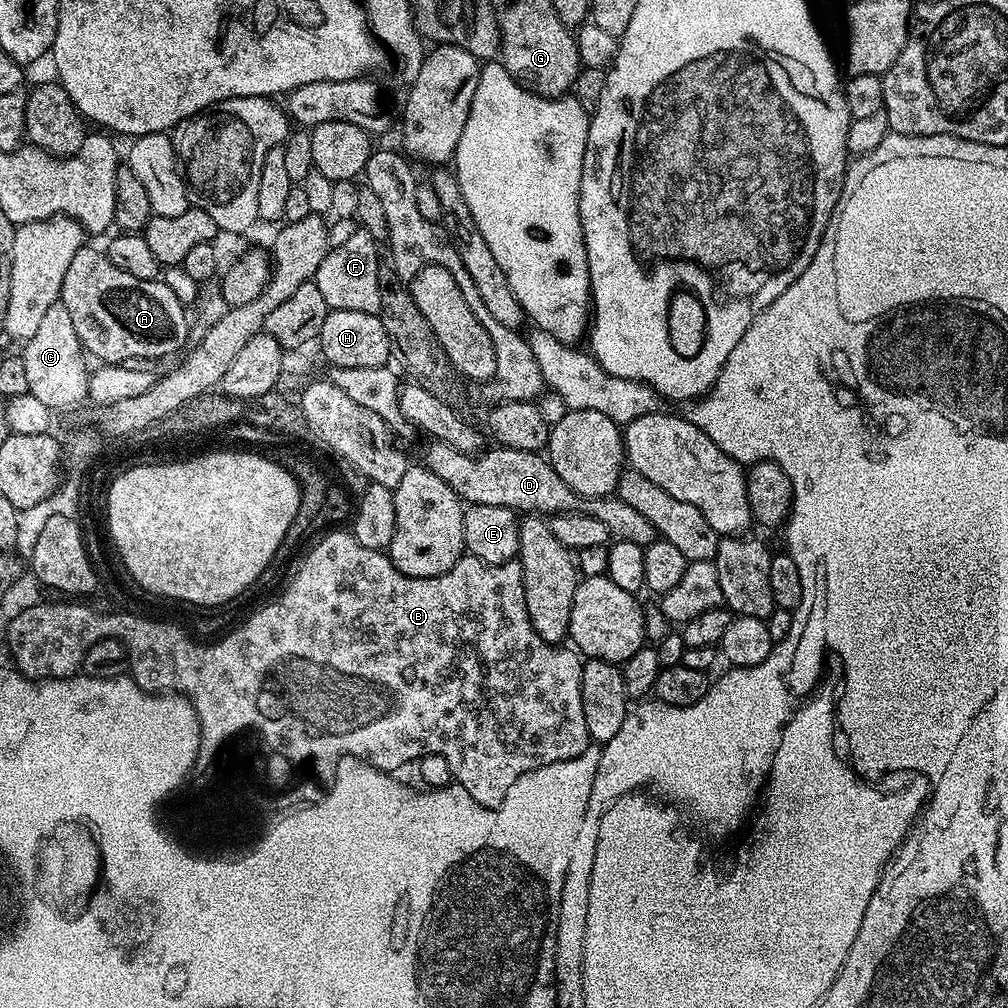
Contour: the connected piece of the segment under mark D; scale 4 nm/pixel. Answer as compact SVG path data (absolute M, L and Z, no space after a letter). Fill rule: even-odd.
M432 440L424 452L423 467L429 468L454 494L460 496L465 505L481 504L482 506L506 506L513 508L517 514L543 514L553 516L559 512L585 512L598 522L603 522L609 537L626 542L652 544L657 534L648 519L638 514L631 506L626 506L620 497L610 496L580 496L554 470L547 455L540 452L527 452L499 446L489 447L475 456L462 454L462 450L454 450L454 446L446 446L440 440Z

